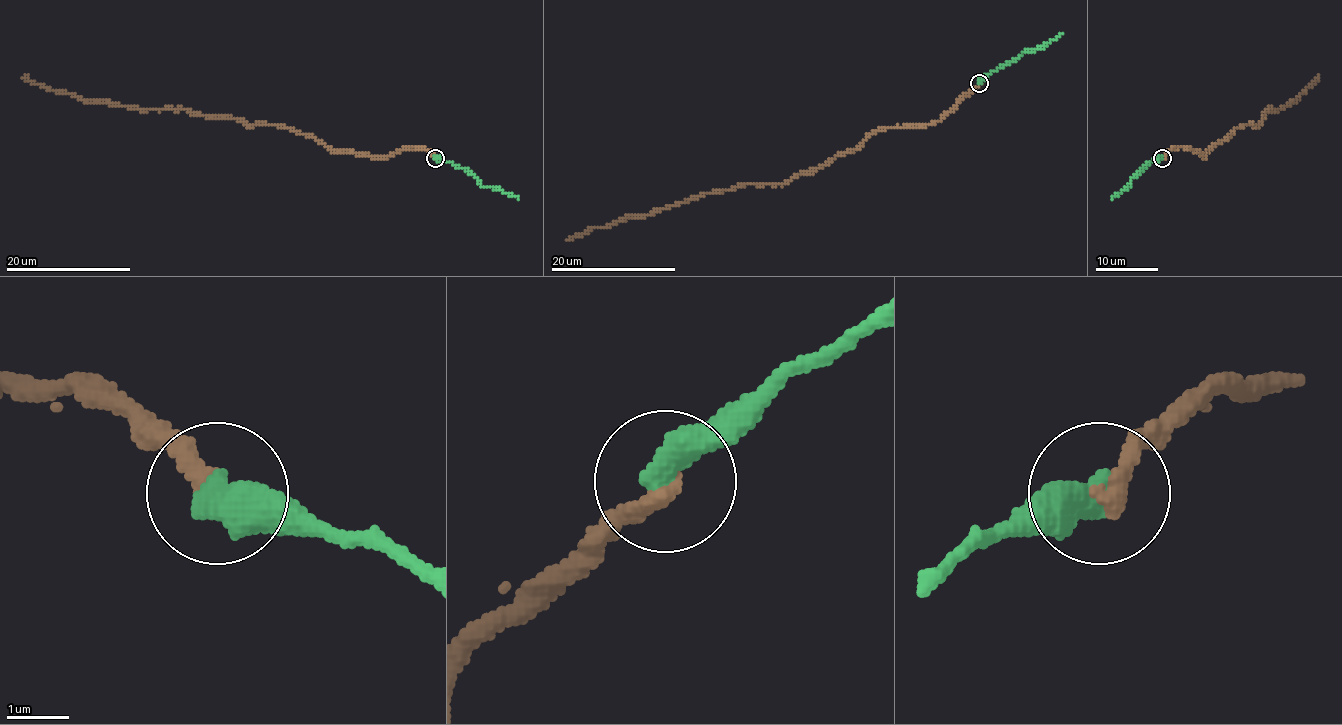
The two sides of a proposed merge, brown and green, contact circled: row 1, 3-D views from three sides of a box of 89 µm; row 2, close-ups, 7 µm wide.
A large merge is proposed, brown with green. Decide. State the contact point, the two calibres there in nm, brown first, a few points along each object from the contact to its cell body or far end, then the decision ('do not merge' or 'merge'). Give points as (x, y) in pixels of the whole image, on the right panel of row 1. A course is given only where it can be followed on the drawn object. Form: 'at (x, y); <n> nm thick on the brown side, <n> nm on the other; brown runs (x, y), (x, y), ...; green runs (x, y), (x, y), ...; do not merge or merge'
at (1162, 158); 360 nm thick on the brown side, 550 nm on the other; brown runs (1163, 158), (1174, 147), (1188, 147), (1203, 158), (1238, 127), (1256, 125), (1267, 110), (1281, 108), (1319, 78); green runs (1161, 158), (1150, 161), (1131, 180), (1128, 188), (1111, 199); merge

